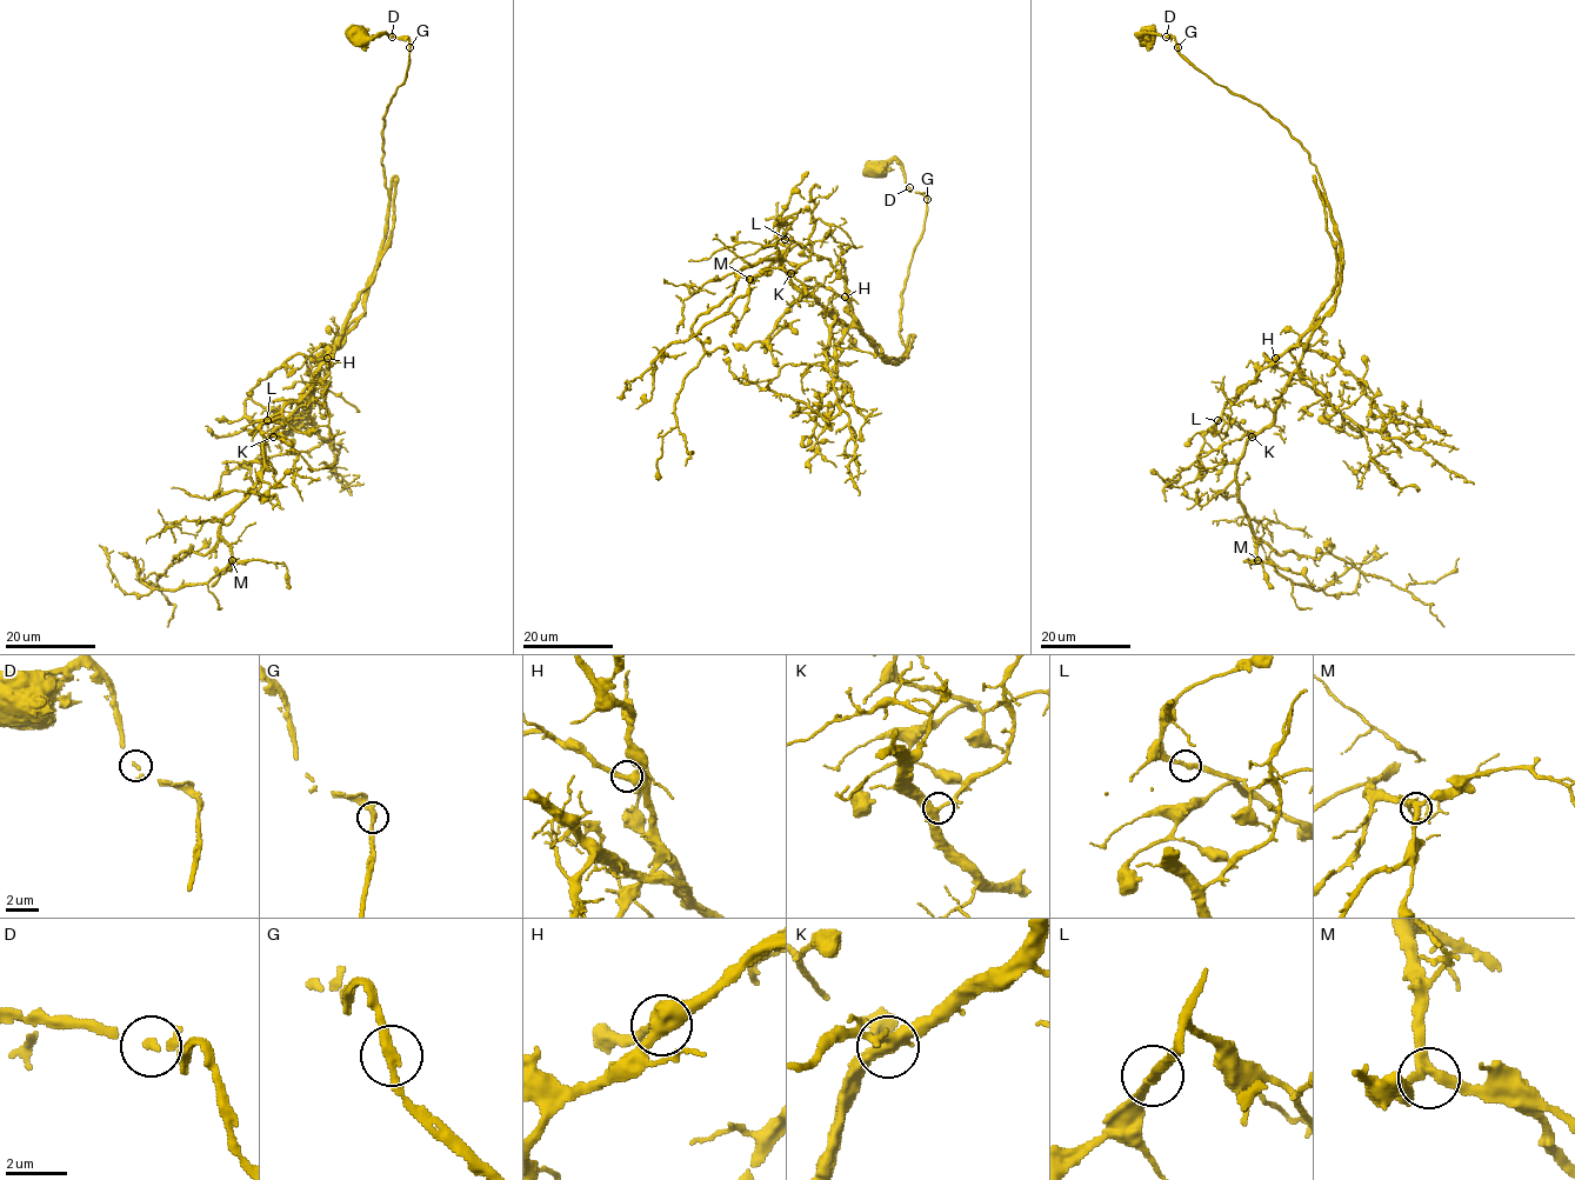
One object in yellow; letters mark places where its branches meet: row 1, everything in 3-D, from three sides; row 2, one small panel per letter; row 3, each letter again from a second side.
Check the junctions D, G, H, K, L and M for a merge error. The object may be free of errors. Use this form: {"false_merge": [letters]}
{"false_merge": []}

